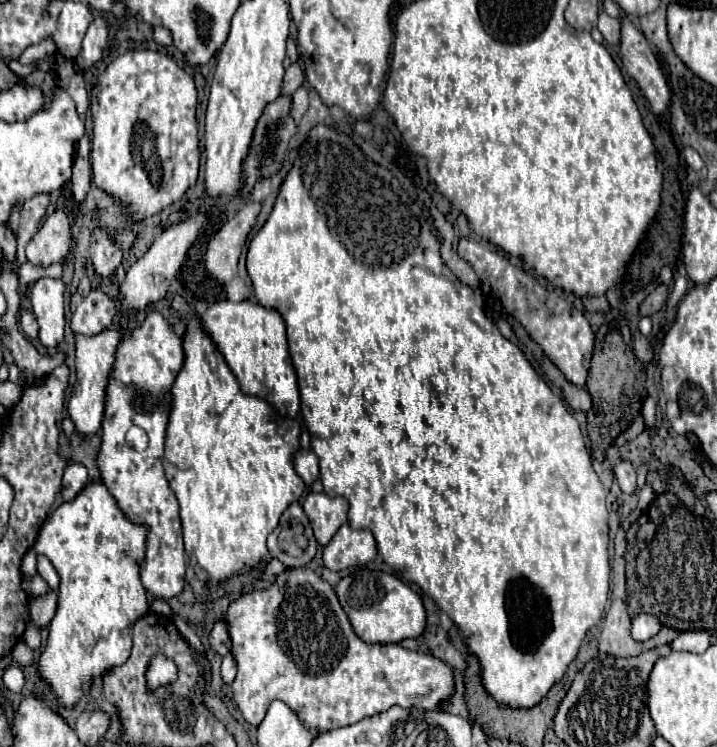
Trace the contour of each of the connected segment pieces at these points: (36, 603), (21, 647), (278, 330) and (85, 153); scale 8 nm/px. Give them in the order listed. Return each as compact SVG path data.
M49 591L45 595L39 595L35 597L31 603L29 603L29 613L31 613L31 619L37 627L47 627L53 619L57 611L57 593L55 591Z
M17 643L11 653L13 653L13 659L15 659L19 665L33 665L35 653L33 653L33 649L27 647L25 643Z
M227 299L211 303L211 307L201 315L201 325L203 329L213 337L217 343L219 351L223 353L225 361L229 363L233 375L243 387L243 393L255 395L271 403L279 413L287 417L295 417L299 413L299 389L297 389L297 377L293 363L289 359L289 349L287 349L287 337L285 337L285 321L277 309L267 309L259 303L253 303L249 299L245 301L233 302Z
M81 137L75 149L75 161L73 161L73 195L75 201L81 203L89 191L91 185L91 161L89 161L89 137Z

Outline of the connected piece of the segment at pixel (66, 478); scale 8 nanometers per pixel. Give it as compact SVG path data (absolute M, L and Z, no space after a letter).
M71 463L67 469L65 469L65 475L63 475L63 489L61 489L61 495L63 495L63 501L71 501L75 499L75 495L83 489L83 485L89 483L89 477L87 477L87 469L85 465L81 463Z

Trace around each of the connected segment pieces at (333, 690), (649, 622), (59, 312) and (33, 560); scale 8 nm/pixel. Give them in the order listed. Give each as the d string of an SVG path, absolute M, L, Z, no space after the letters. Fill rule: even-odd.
M309 567L285 569L273 579L271 587L253 589L251 593L235 599L227 609L227 625L231 653L237 663L237 677L231 685L233 701L253 727L263 721L269 703L275 699L287 703L287 707L297 713L305 729L327 731L353 725L355 721L383 713L393 705L401 705L405 709L437 709L453 695L451 667L431 653L407 651L395 643L369 645L361 641L341 609L333 587L321 577L321 573Z
M637 615L633 619L631 633L633 633L633 637L637 641L647 641L653 635L657 635L659 629L661 629L661 623L659 623L659 619L655 615Z
M51 277L37 279L29 291L31 307L39 321L39 339L47 349L55 349L63 341L63 293L63 281Z
M29 549L27 555L23 557L21 571L23 571L23 579L31 579L33 575L37 575L37 553L35 553L35 549Z

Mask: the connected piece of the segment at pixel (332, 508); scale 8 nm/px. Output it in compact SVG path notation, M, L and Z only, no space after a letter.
M309 493L303 499L303 511L313 527L319 545L327 545L339 525L347 523L349 503L345 497L329 497L325 493Z

